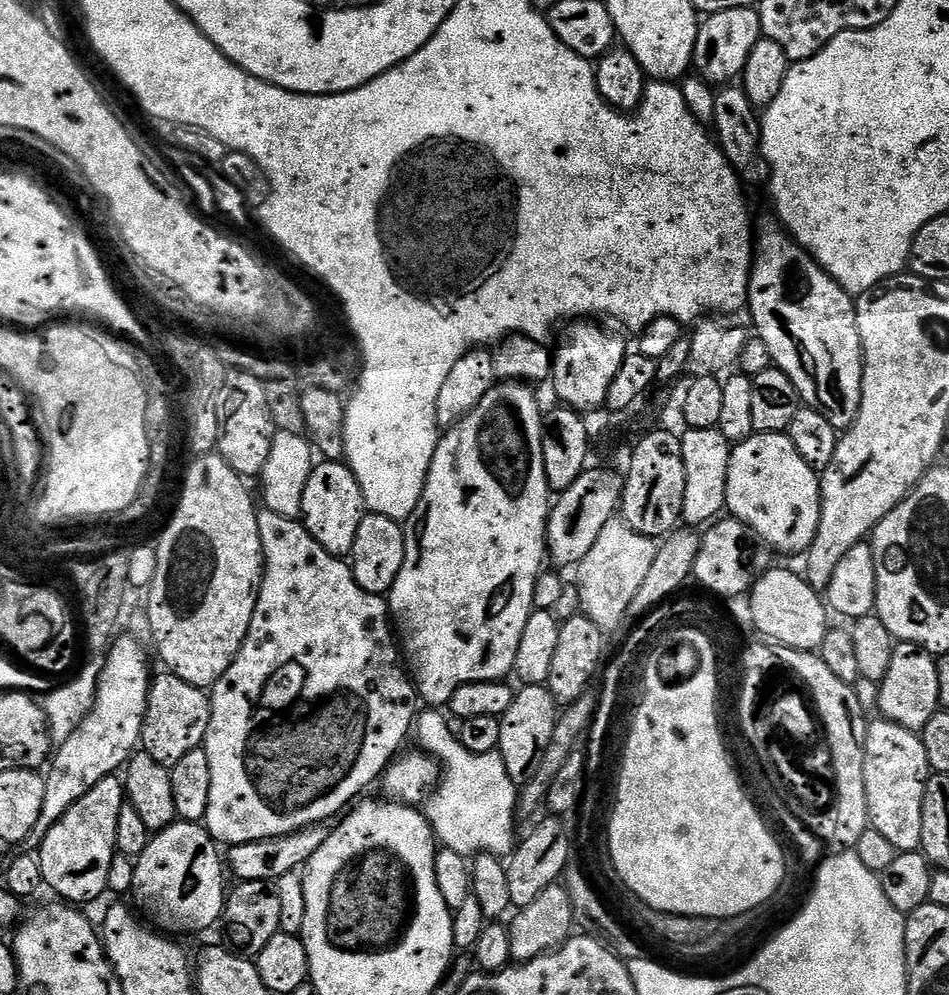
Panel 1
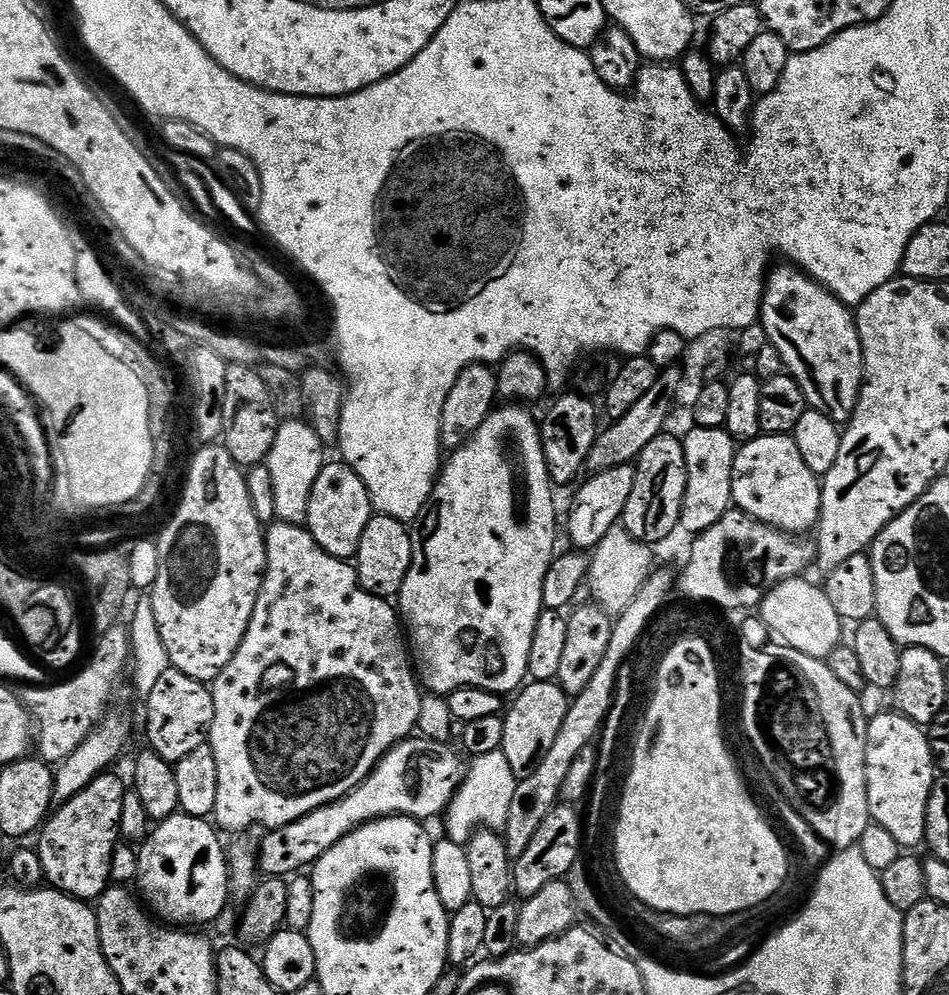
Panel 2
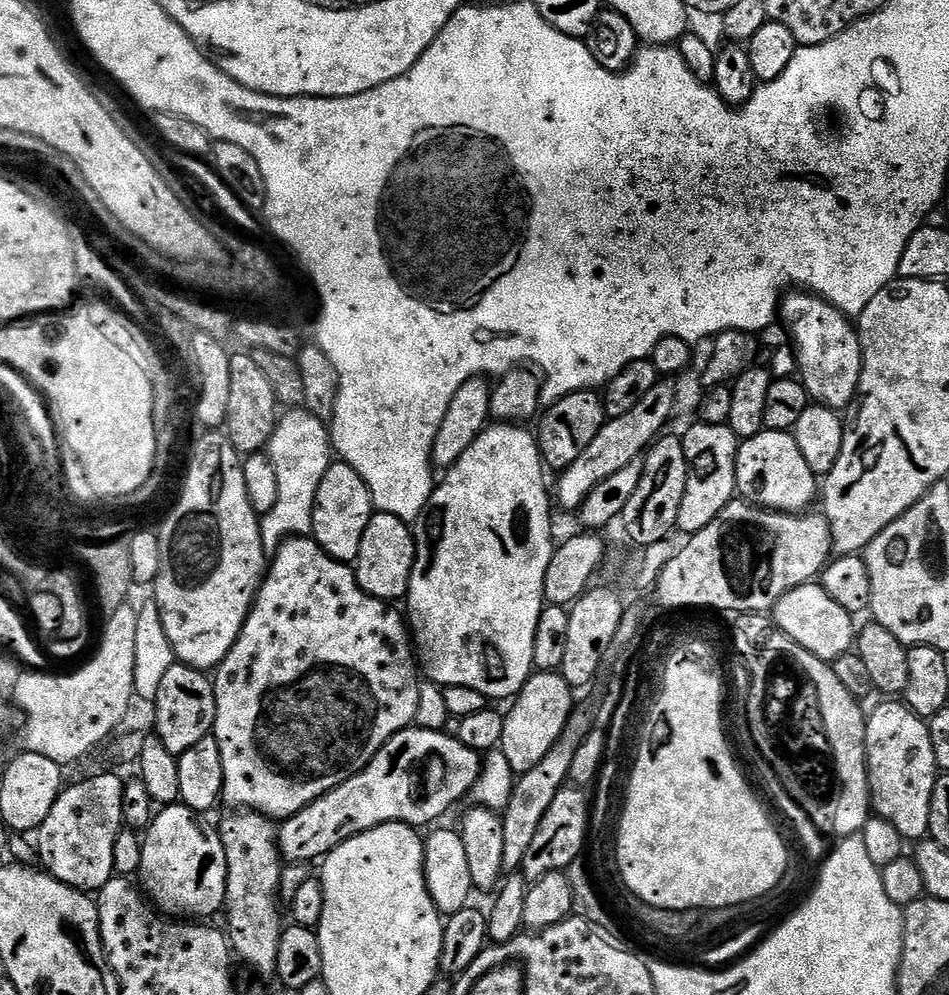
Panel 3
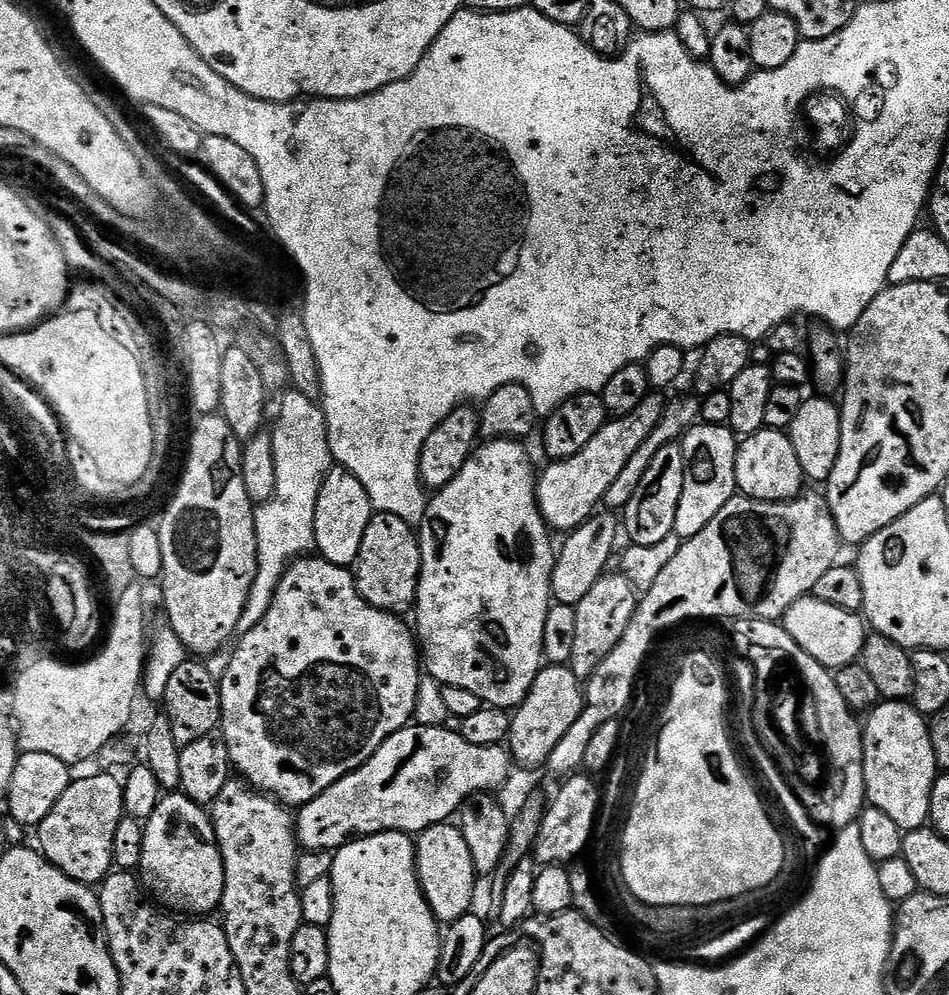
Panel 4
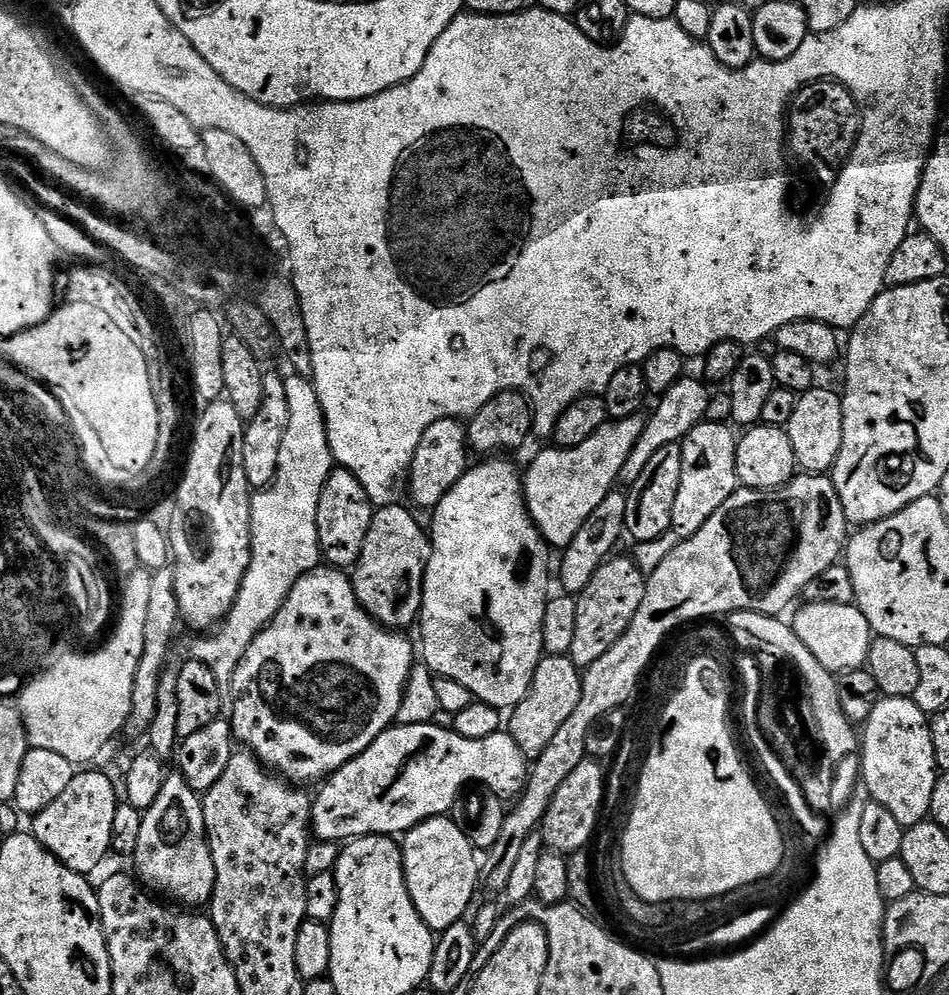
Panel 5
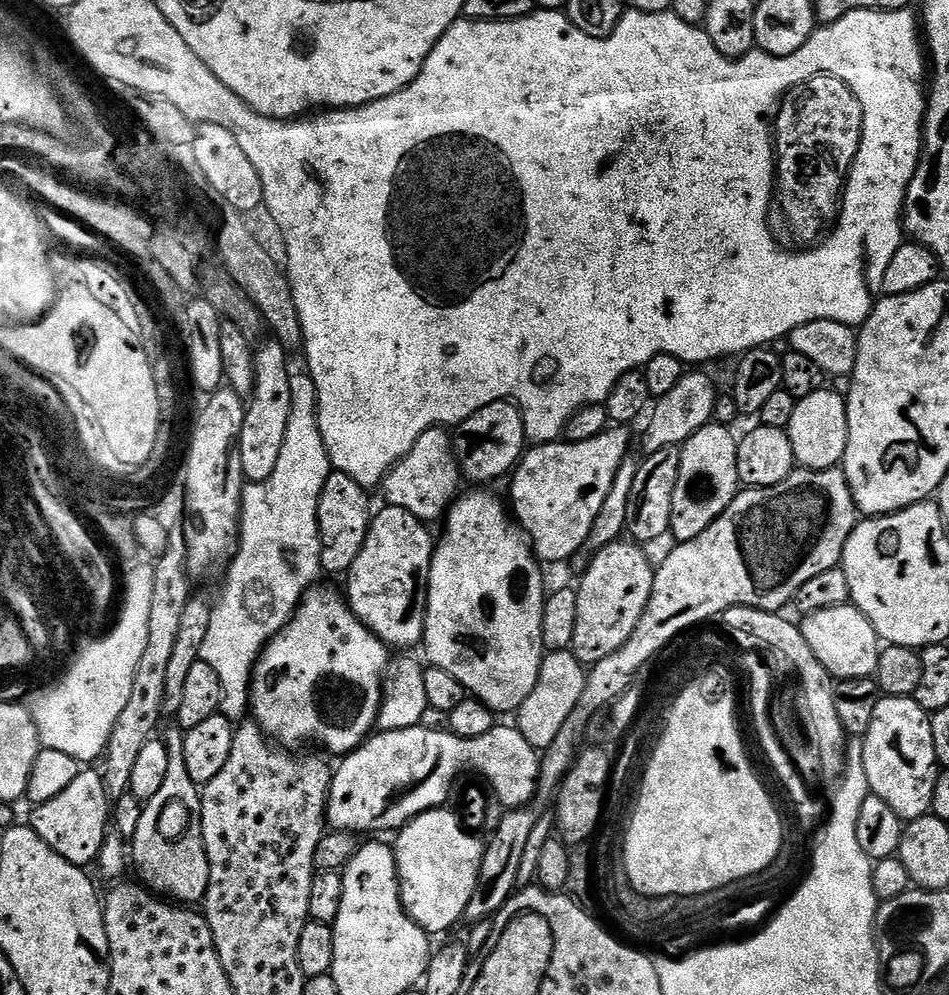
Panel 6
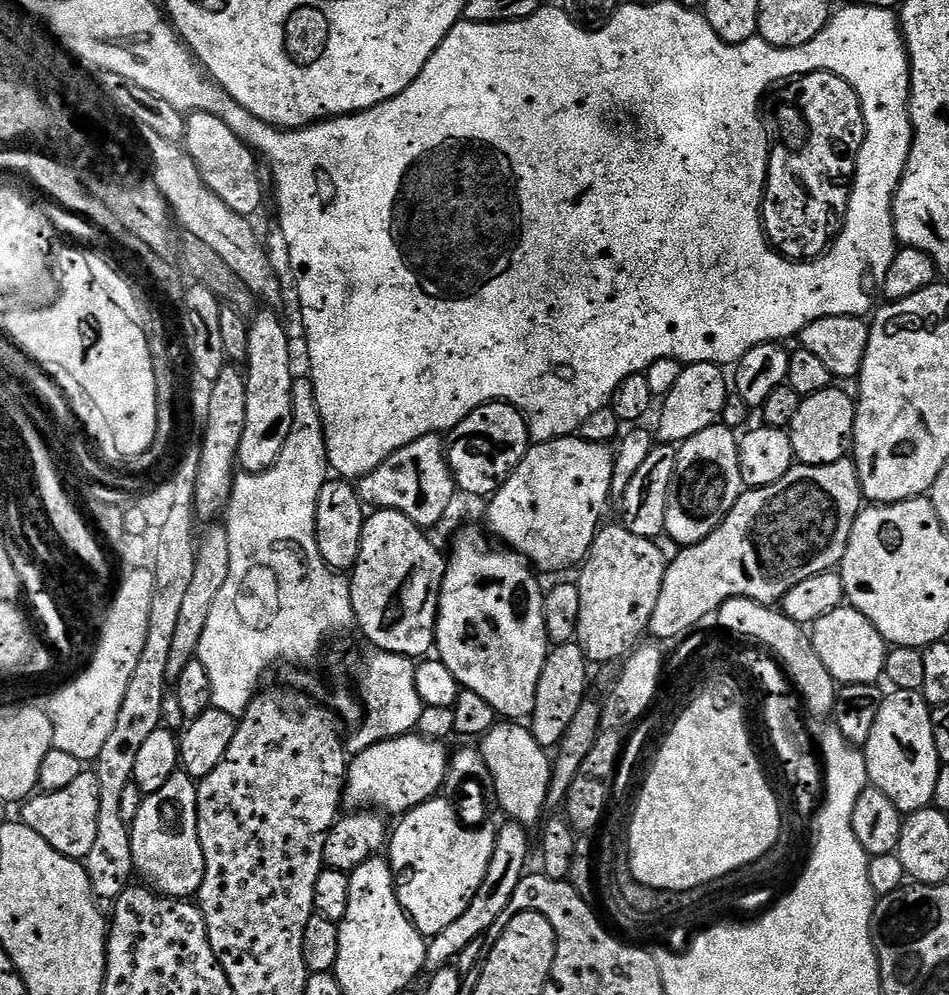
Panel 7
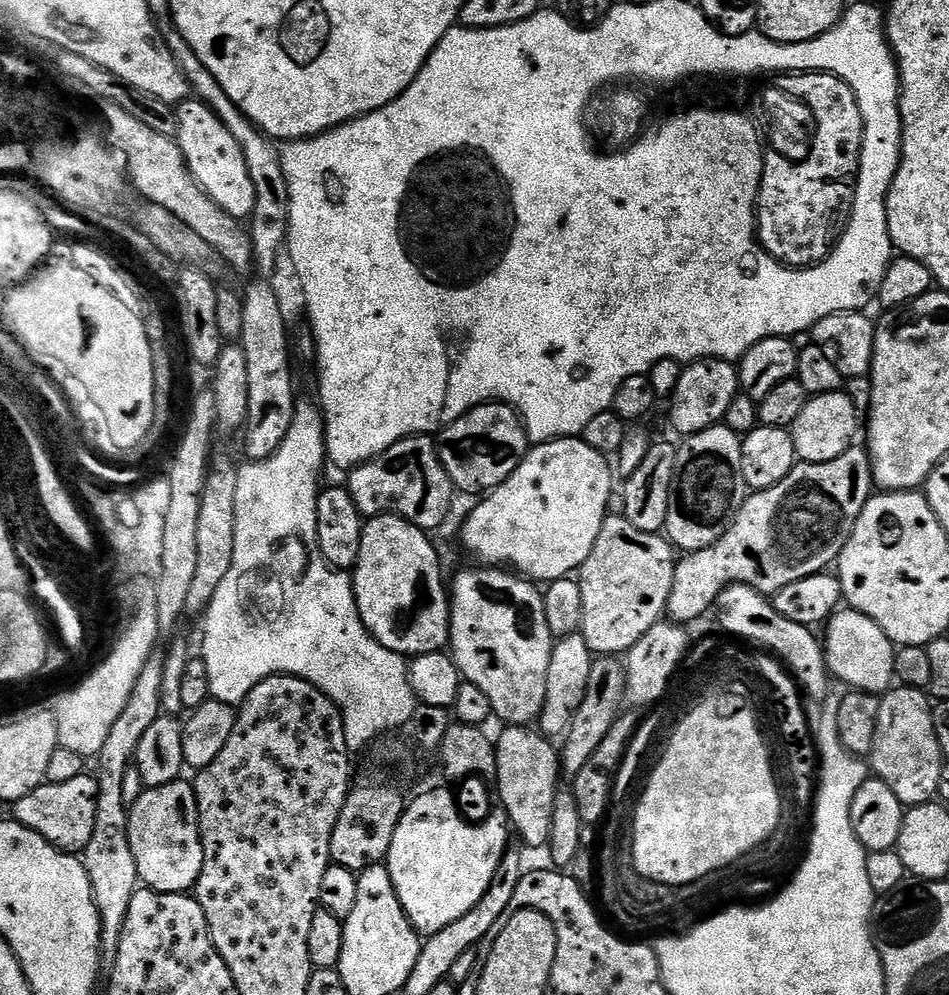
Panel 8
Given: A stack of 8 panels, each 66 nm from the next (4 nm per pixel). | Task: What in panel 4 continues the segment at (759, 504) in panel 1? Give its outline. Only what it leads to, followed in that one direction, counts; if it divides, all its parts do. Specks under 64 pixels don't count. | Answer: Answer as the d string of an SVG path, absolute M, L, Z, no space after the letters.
M761 430L743 437L736 450L736 486L743 495L755 500L792 500L805 487L806 477L798 466L792 439L784 430Z

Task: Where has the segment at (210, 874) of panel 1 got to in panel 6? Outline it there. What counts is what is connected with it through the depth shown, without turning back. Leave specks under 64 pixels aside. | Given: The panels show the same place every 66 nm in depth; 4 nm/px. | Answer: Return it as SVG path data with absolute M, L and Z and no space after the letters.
M174 754L162 790L158 790L158 794L154 794L154 798L150 798L144 804L144 813L138 822L138 830L130 838L130 860L134 868L136 864L137 870L140 871L139 879L153 893L163 894L188 906L199 905L208 889L208 855L204 849L200 825L200 793L201 789L190 778L190 774L186 774L183 755Z

